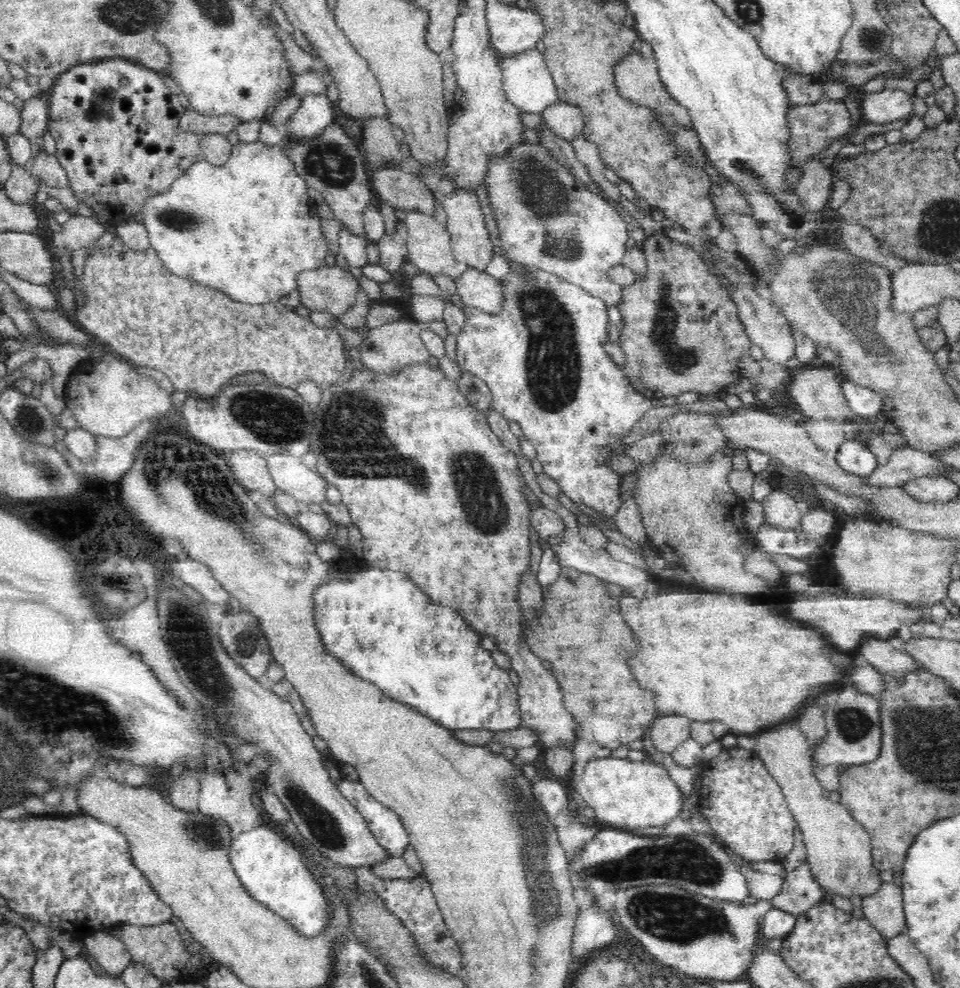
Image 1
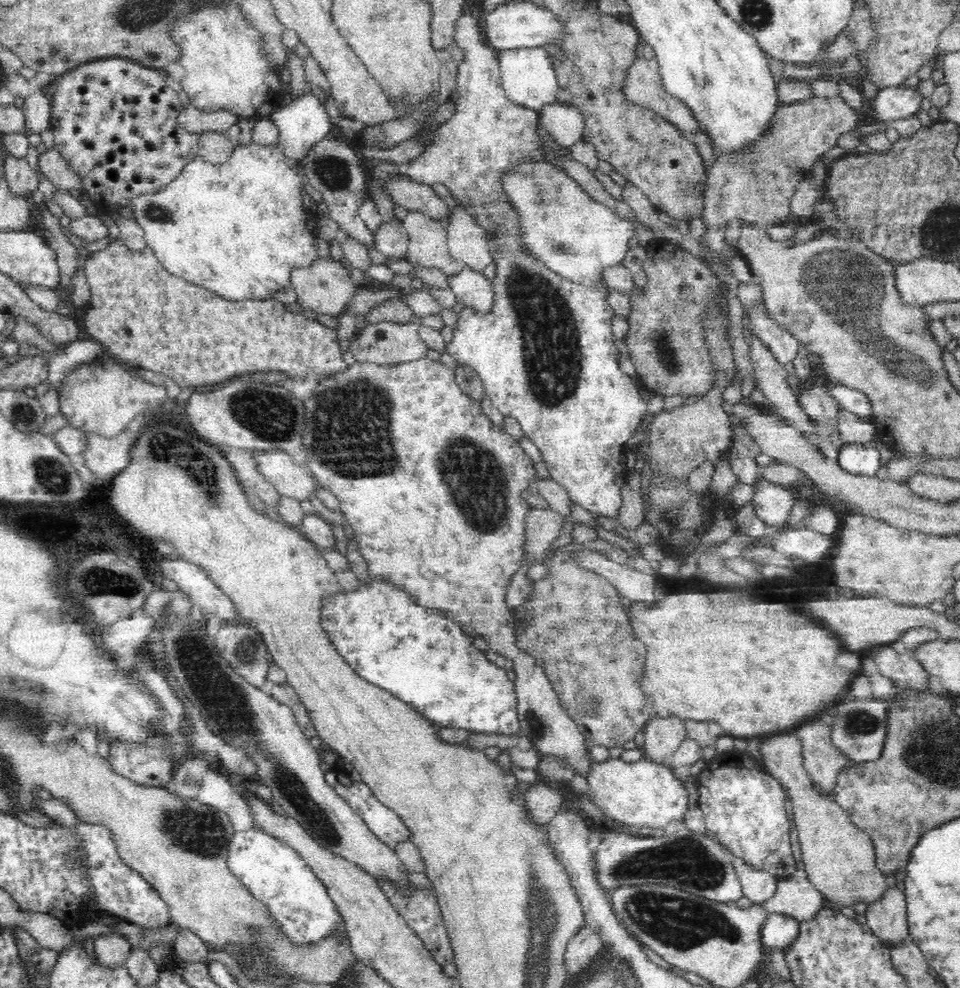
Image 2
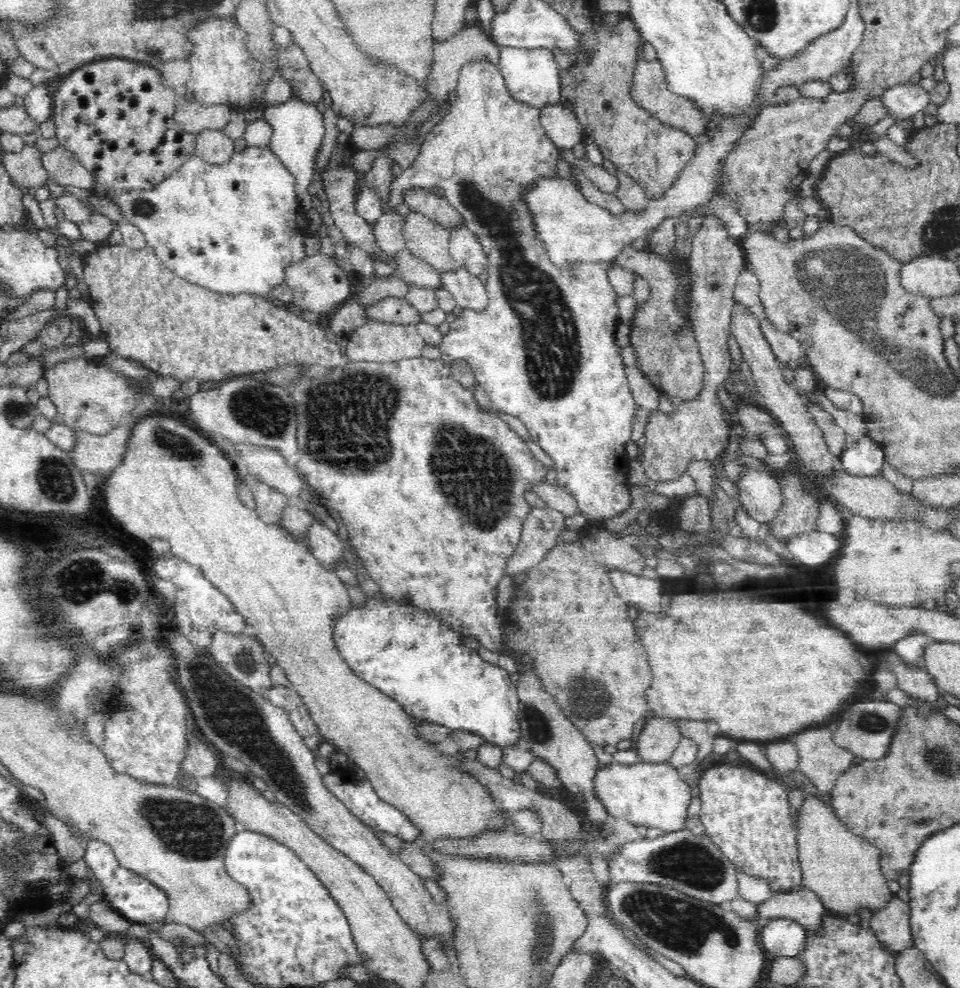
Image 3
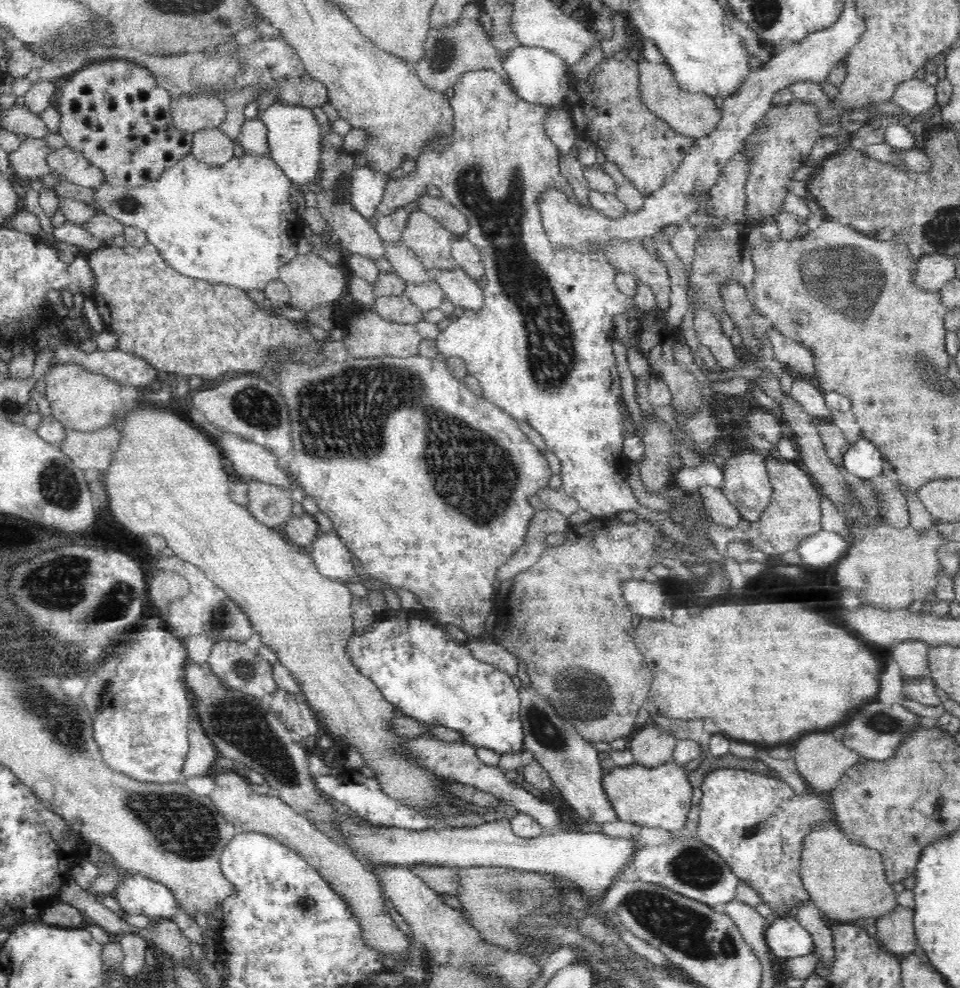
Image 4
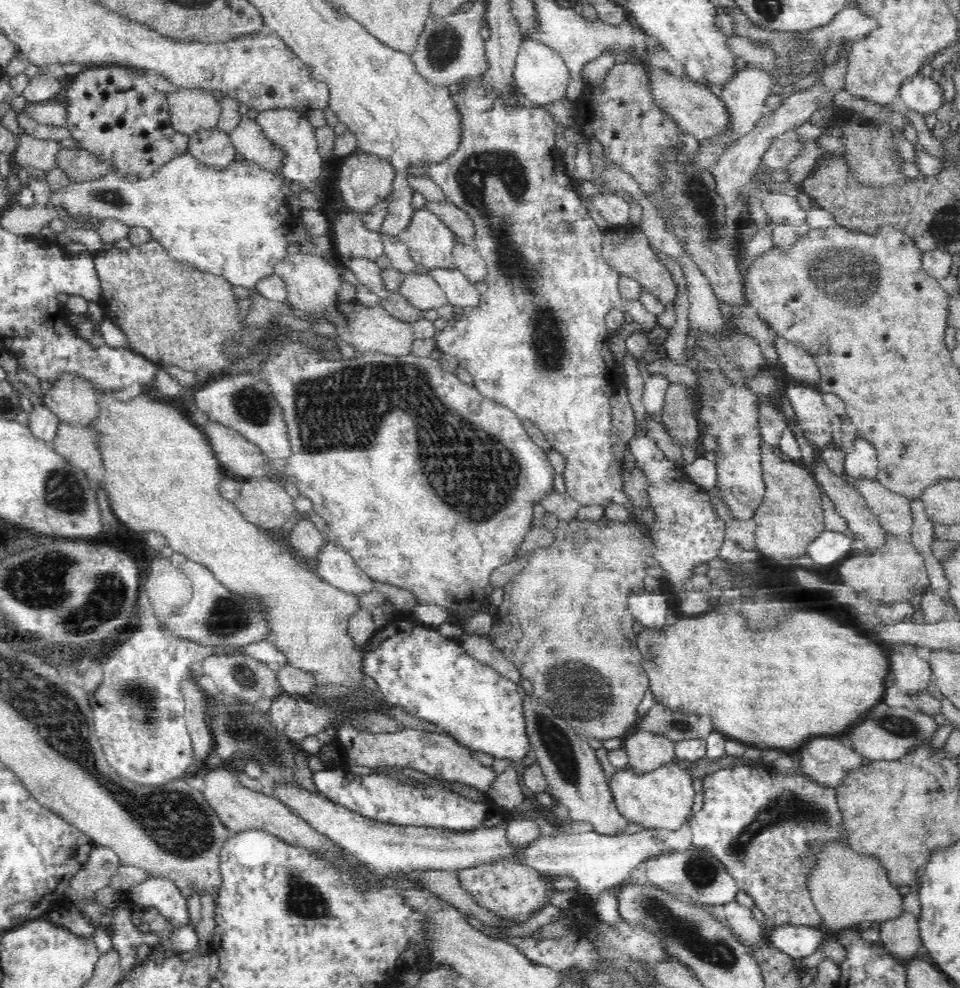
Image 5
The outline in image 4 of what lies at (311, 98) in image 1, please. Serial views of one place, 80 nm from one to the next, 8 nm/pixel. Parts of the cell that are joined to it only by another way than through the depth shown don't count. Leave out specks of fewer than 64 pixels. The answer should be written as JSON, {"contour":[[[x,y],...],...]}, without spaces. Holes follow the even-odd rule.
{"contour":[[[277,102],[262,112],[260,118],[268,128],[269,154],[292,180],[294,187],[314,181],[316,170],[321,165],[320,141],[324,129],[318,123],[312,108]]]}

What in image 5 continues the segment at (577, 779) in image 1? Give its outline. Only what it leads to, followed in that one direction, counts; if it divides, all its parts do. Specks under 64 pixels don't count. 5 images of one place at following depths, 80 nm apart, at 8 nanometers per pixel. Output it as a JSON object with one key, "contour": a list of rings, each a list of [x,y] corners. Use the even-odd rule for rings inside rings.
{"contour":[[[677,762],[652,770],[652,772],[634,772],[629,766],[617,771],[608,779],[608,787],[612,791],[614,802],[618,812],[628,822],[641,824],[645,829],[664,828],[666,830],[678,830],[689,819],[692,804],[694,802],[694,784],[687,769],[682,769]]]}

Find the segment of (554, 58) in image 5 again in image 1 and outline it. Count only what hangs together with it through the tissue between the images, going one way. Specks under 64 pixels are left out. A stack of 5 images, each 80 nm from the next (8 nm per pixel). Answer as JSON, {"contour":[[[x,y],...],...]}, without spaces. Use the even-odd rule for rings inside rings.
{"contour":[[[536,47],[520,54],[500,58],[500,61],[500,73],[503,75],[503,88],[506,97],[521,111],[542,115],[548,106],[559,102],[555,80],[544,62],[542,52],[539,52]]]}

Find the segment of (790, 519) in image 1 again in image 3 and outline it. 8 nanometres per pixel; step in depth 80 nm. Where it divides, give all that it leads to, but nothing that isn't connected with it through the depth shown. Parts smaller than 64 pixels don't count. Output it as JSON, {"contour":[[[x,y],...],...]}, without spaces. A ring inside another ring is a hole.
{"contour":[[[750,469],[737,482],[739,496],[734,500],[742,504],[748,515],[760,523],[770,523],[784,508],[784,492],[778,480],[766,472]]]}

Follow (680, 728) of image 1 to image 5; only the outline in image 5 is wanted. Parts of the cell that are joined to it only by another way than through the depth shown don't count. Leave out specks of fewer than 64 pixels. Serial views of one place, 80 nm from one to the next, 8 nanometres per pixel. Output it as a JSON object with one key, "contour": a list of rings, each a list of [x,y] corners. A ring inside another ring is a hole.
{"contour":[[[638,729],[624,742],[623,749],[634,772],[652,772],[675,760],[675,742],[663,734],[647,730]]]}

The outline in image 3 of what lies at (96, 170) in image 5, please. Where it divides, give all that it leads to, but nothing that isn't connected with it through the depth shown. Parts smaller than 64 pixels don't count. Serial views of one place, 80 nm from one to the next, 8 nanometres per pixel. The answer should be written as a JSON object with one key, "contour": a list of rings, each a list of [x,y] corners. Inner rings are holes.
{"contour":[[[60,146],[42,155],[42,167],[48,173],[49,181],[66,186],[88,189],[94,184],[92,173],[68,151]]]}

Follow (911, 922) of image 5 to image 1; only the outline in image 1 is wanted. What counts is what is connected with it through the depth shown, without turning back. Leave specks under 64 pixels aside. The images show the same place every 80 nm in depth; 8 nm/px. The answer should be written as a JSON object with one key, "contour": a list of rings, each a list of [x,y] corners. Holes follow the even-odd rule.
{"contour":[[[880,882],[878,892],[861,897],[861,908],[866,919],[885,940],[896,937],[907,929],[902,889],[893,882]]]}

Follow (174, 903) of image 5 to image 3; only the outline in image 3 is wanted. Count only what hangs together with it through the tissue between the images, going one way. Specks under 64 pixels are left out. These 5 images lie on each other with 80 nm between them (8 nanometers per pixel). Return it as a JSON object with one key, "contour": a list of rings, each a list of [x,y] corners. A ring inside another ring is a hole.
{"contour":[[[95,838],[90,839],[86,842],[84,859],[94,880],[101,886],[100,892],[103,894],[103,900],[108,901],[108,905],[115,912],[132,924],[166,923],[166,916],[169,912],[166,893],[160,887],[154,886],[148,879],[120,866],[119,860],[109,844]]]}

